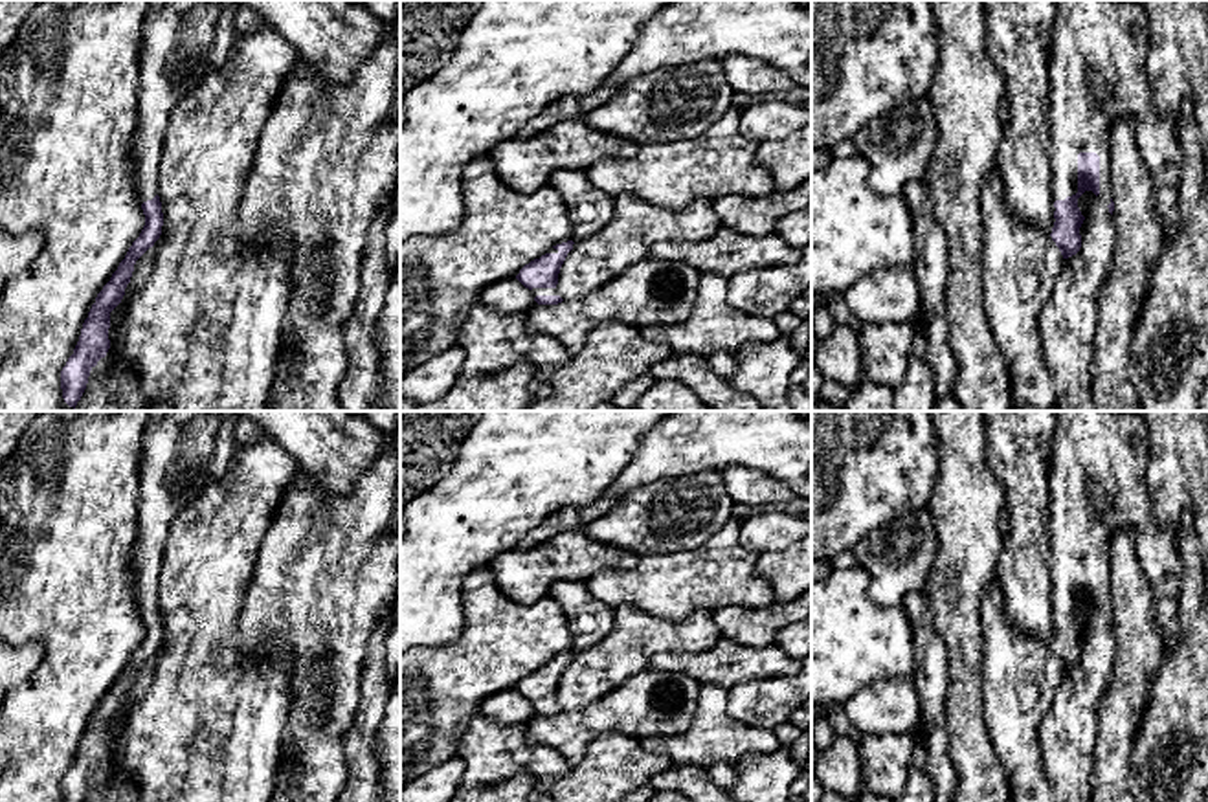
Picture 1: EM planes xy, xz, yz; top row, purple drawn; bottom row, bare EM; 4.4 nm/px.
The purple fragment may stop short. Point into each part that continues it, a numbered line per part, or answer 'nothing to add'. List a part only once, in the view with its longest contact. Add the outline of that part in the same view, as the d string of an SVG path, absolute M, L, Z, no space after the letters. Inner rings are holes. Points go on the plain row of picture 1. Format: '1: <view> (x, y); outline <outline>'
1: yz (1096, 472); outline M1059 411L1056 426L1048 488L1050 488L1050 574L1054 578L1054 609L1078 604L1078 565L1100 567L1100 609L1111 615L1111 541L1116 530L1129 529L1136 540L1136 556L1153 593L1153 617L1162 646L1177 642L1179 595L1182 562L1177 538L1157 519L1146 490L1147 459L1146 424L1136 411Z

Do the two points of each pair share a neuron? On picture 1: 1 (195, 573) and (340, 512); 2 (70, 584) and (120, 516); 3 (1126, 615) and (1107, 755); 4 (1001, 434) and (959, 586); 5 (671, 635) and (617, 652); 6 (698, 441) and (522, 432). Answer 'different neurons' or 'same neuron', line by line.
1: different neurons
2: same neuron
3: same neuron
4: different neurons
5: same neuron
6: different neurons

